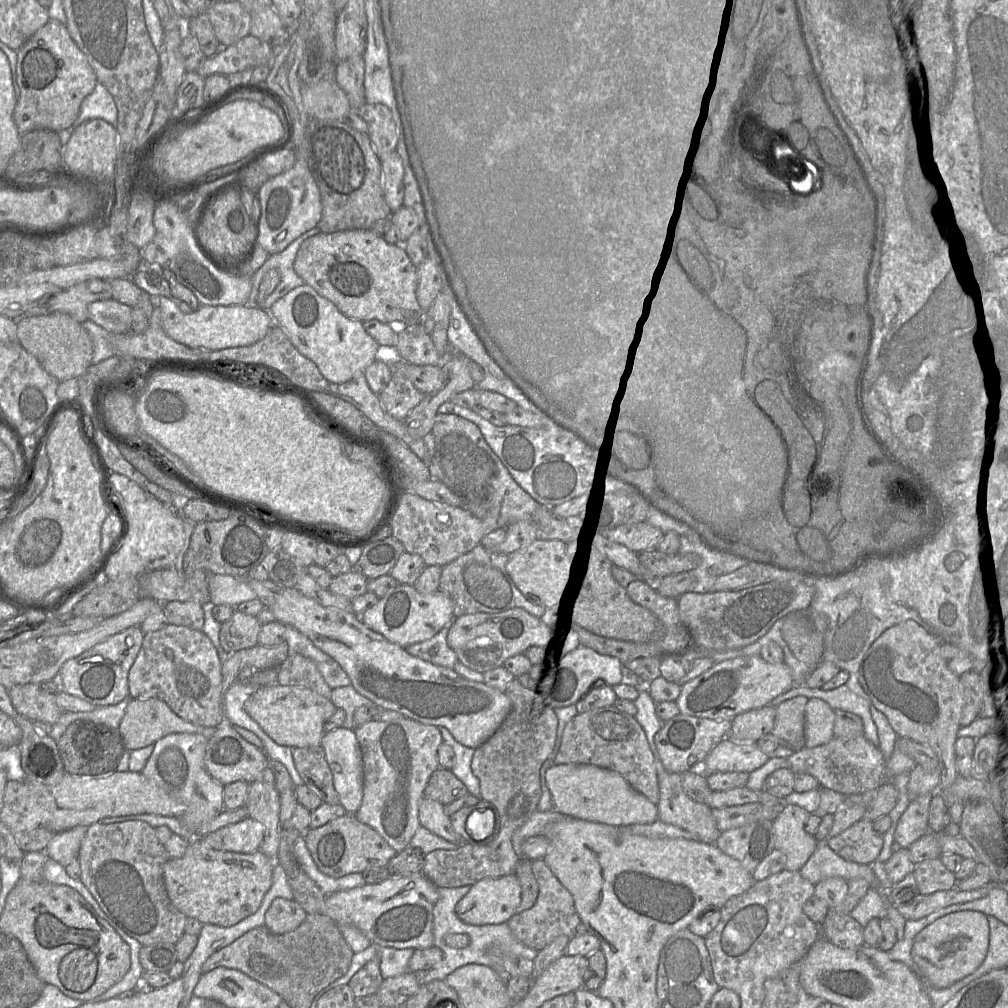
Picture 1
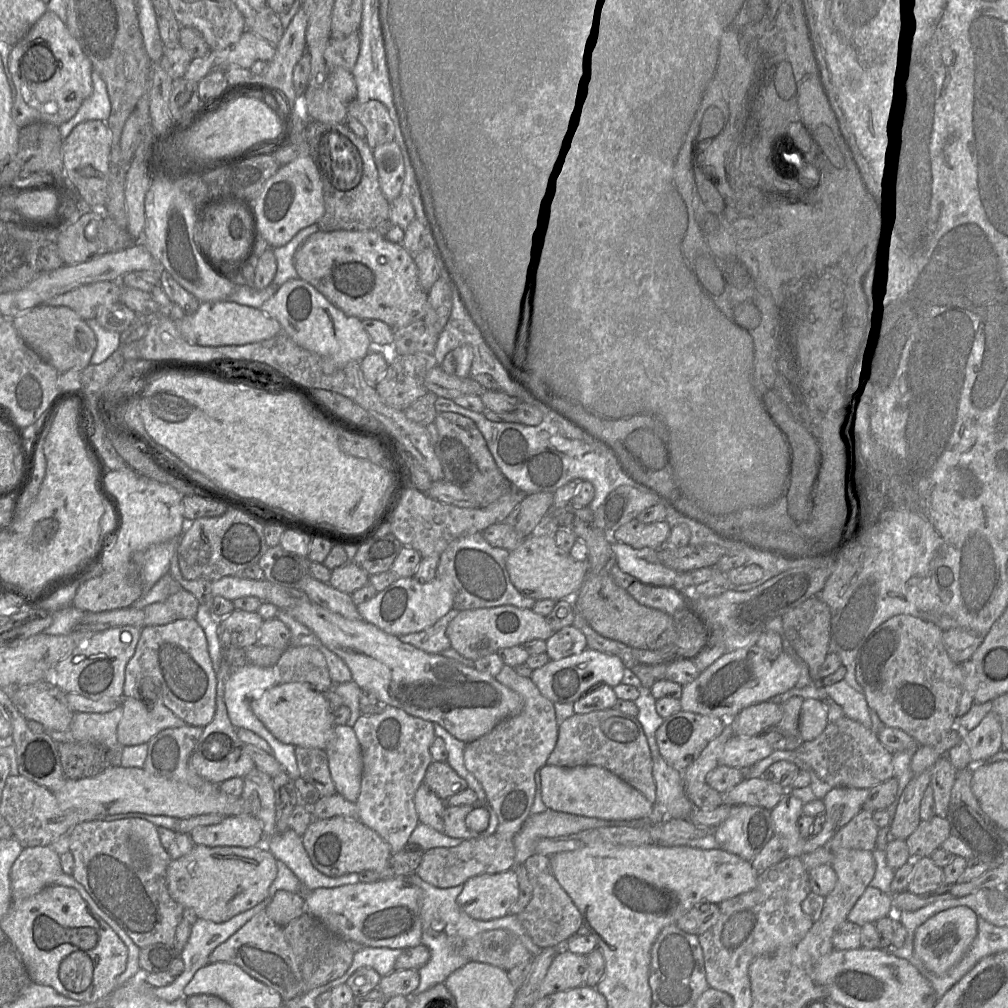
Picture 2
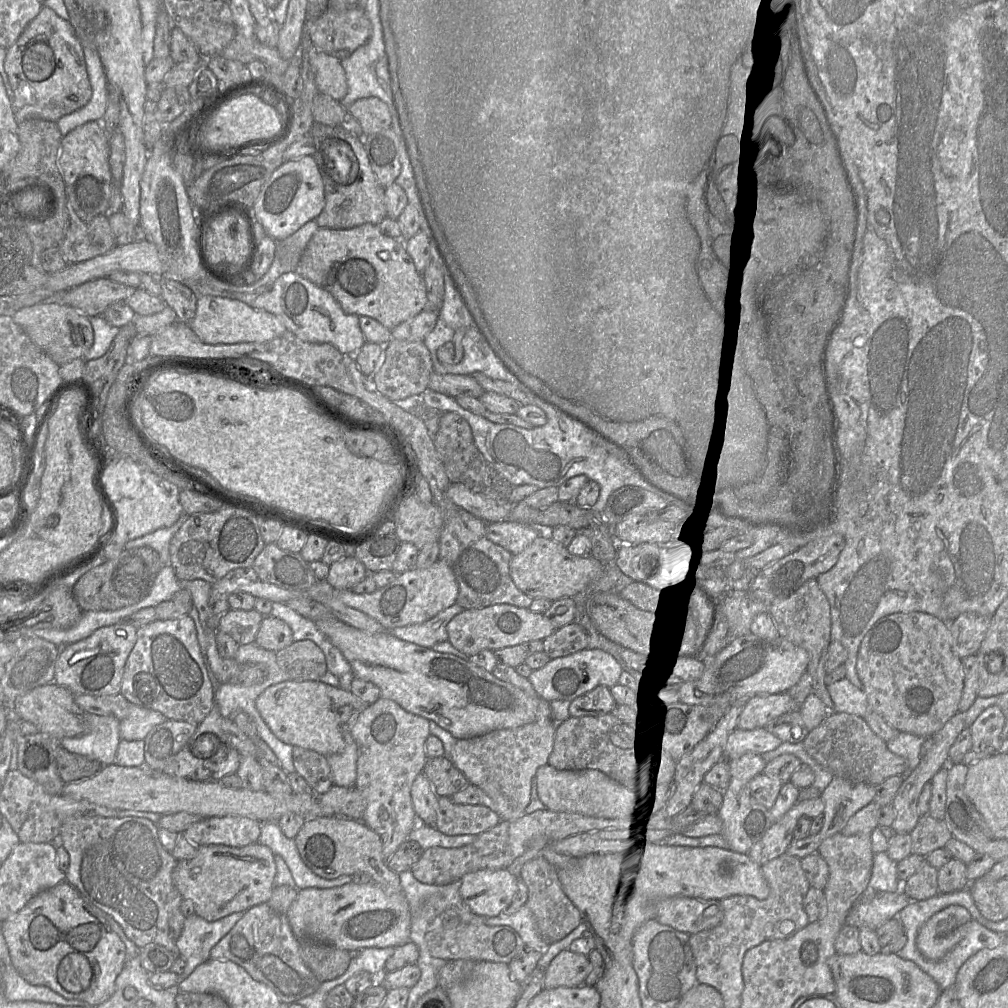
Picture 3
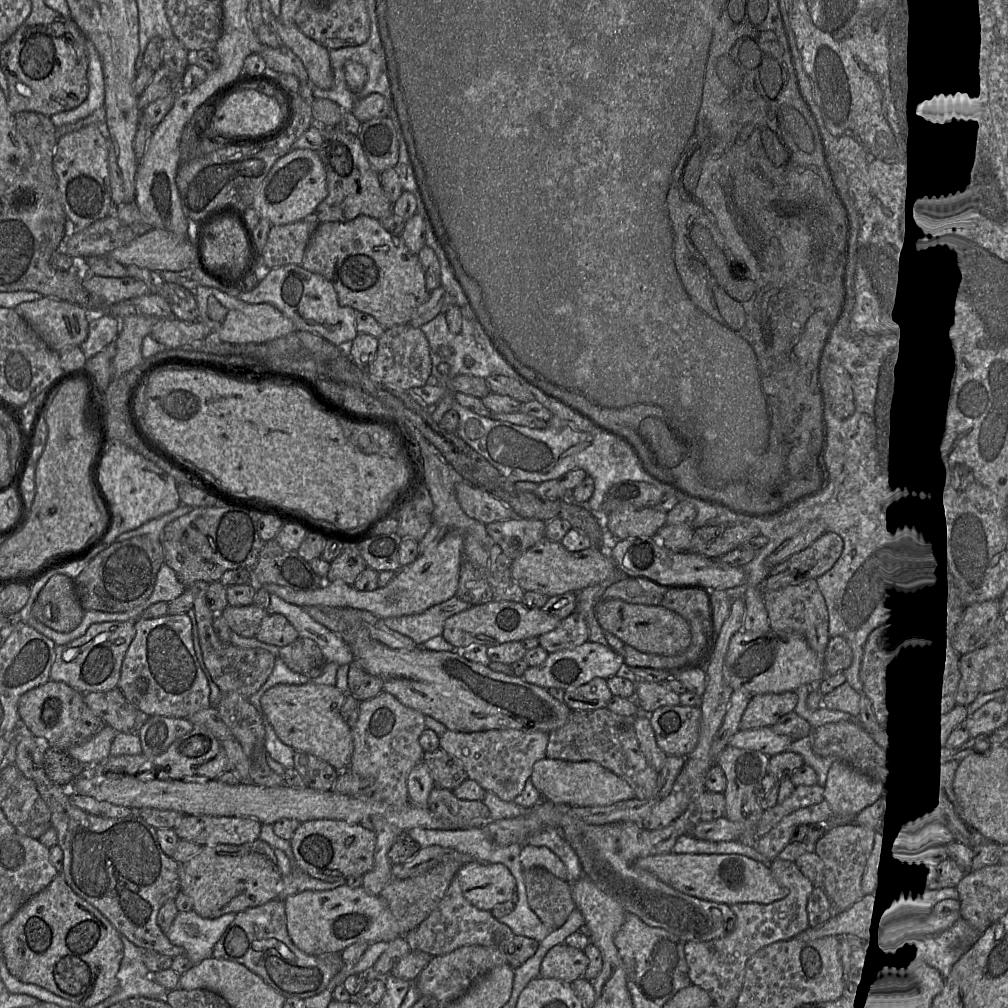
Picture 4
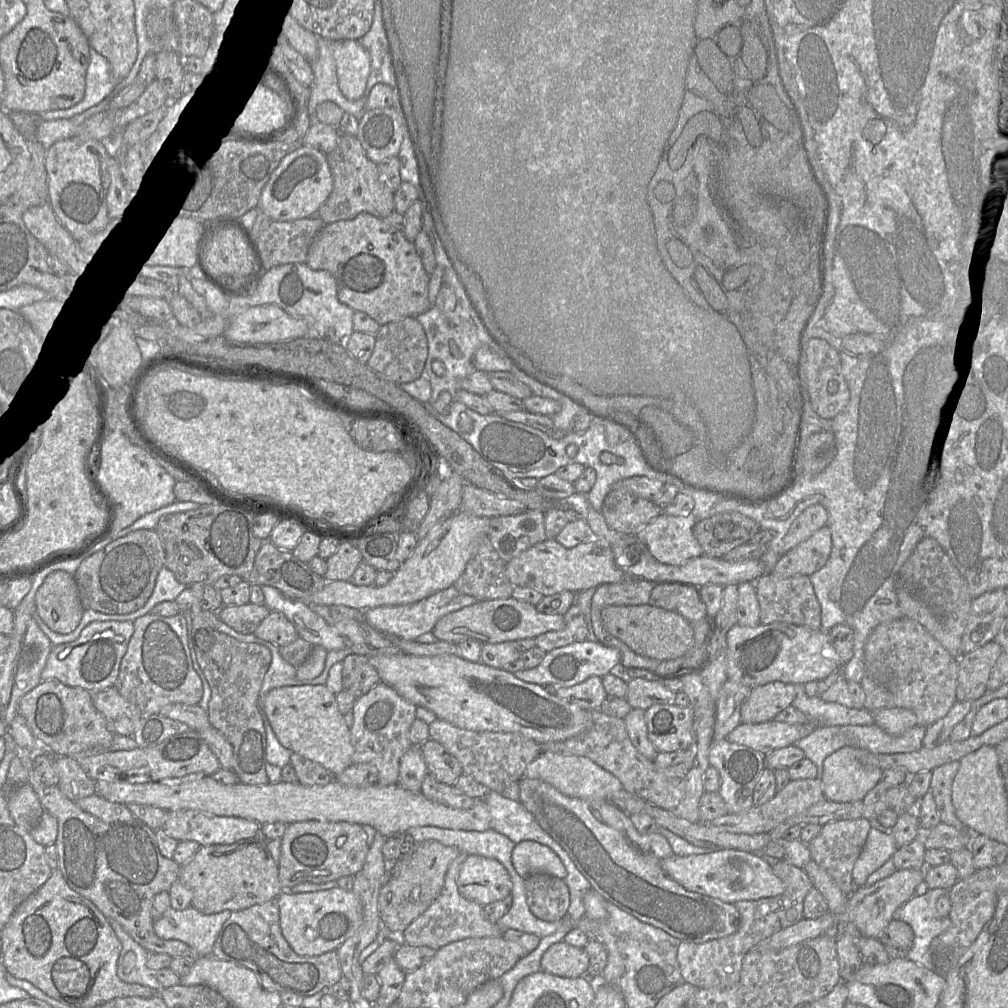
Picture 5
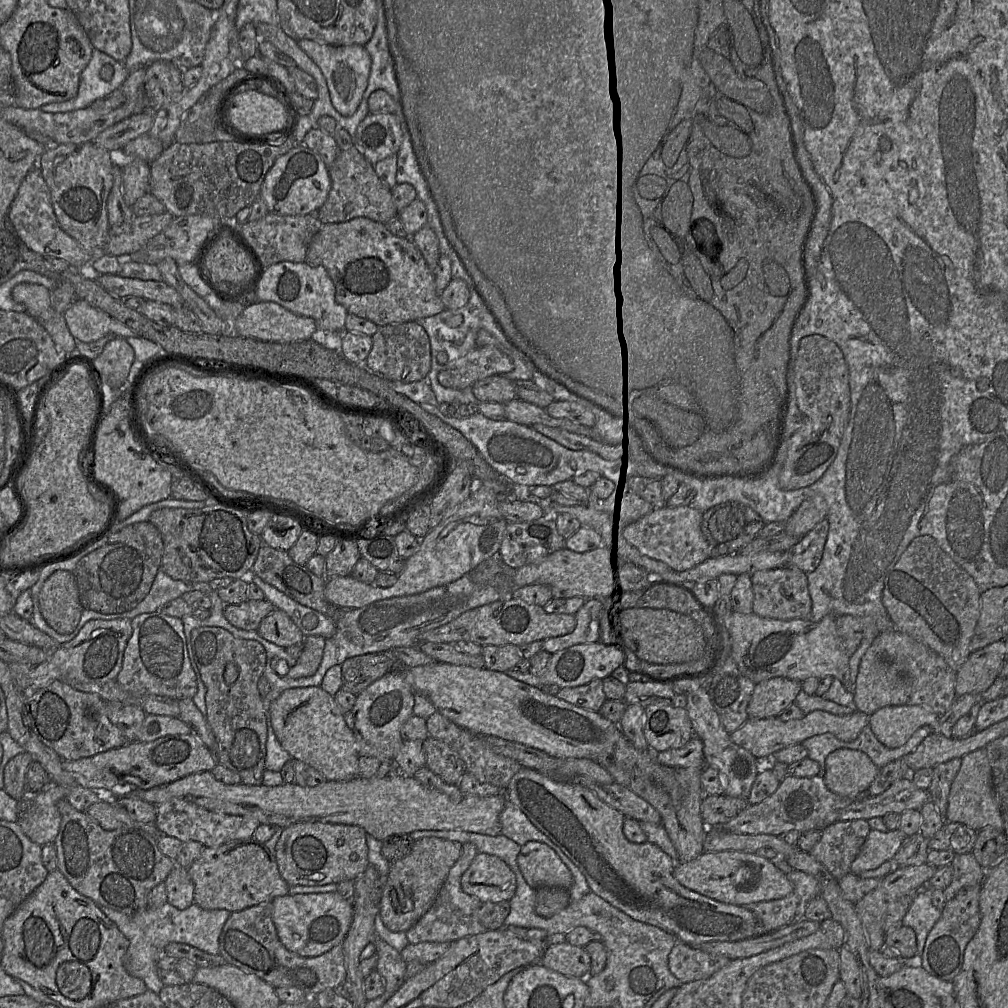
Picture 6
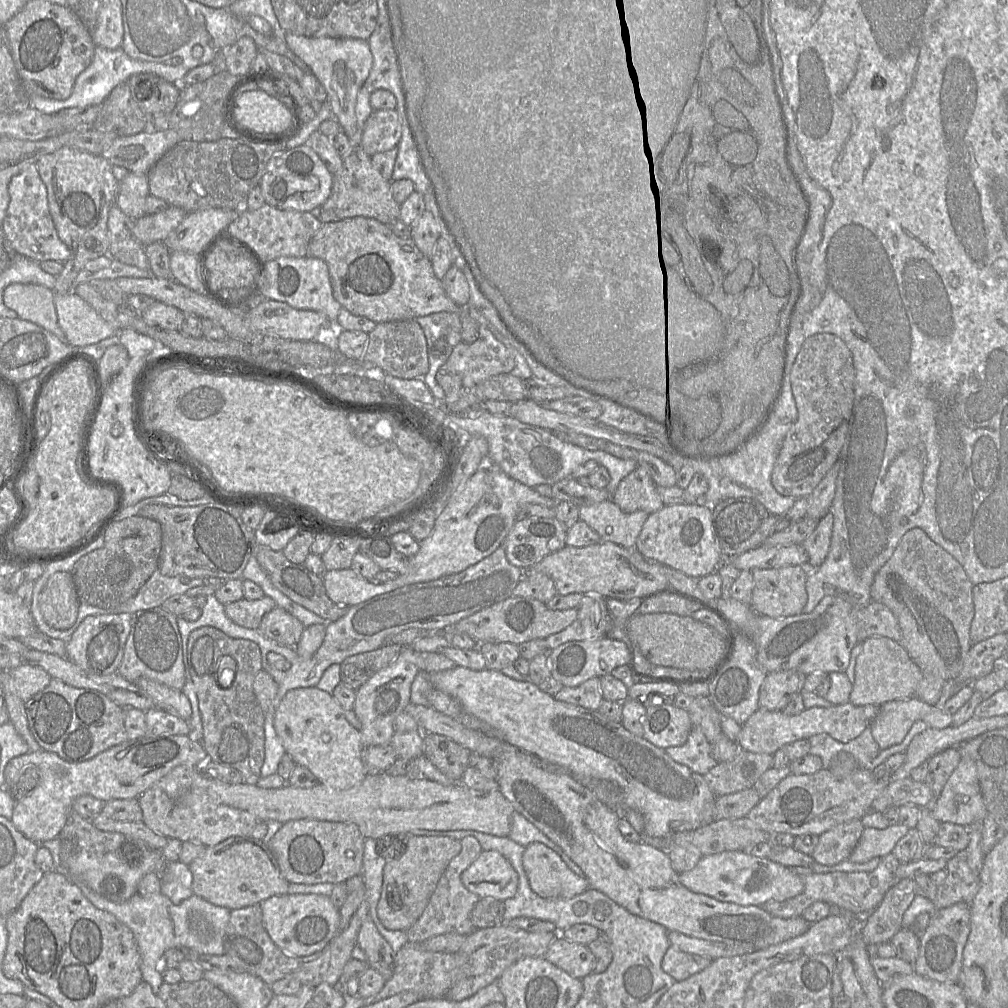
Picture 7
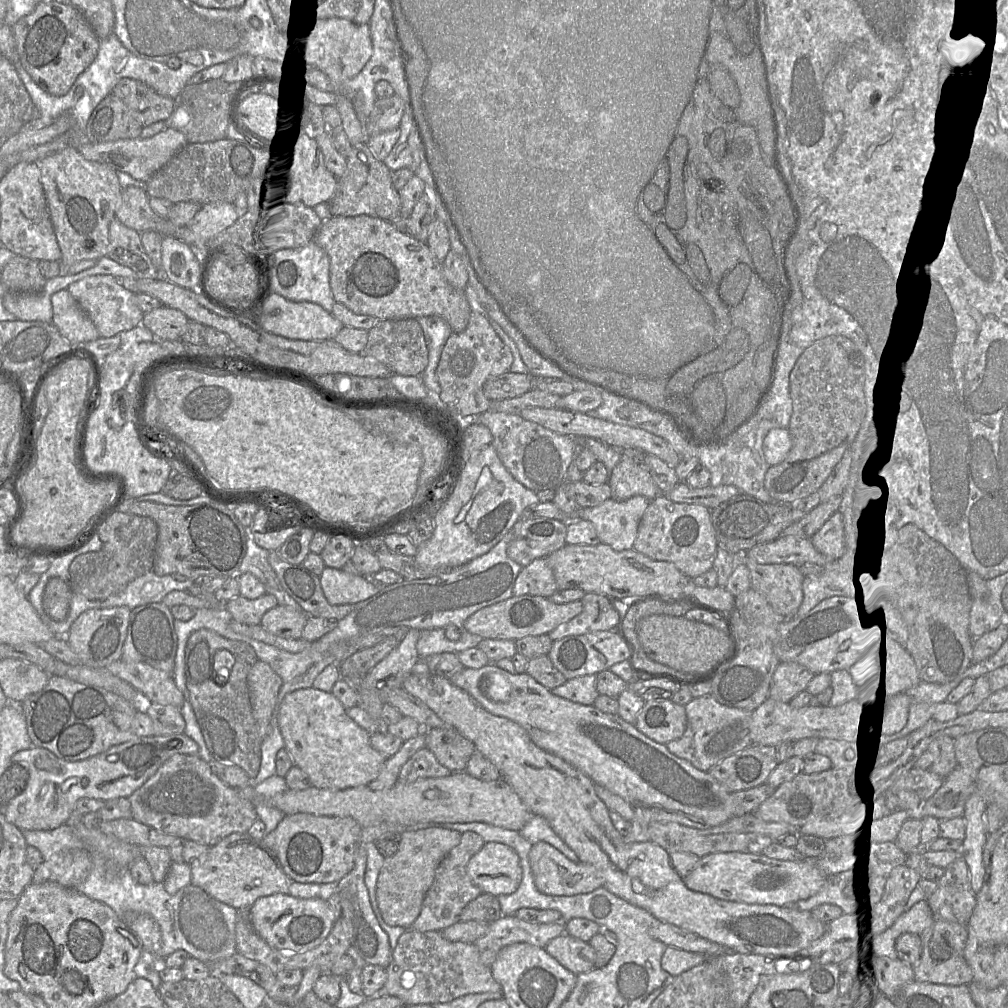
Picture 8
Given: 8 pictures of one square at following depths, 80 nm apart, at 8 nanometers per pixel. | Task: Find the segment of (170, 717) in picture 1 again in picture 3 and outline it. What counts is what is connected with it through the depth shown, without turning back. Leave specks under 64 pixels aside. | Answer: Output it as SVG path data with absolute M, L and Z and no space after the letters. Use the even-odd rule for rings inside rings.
M129 702L128 715L120 721L119 736L126 741L144 740L147 734L167 718L160 712Z

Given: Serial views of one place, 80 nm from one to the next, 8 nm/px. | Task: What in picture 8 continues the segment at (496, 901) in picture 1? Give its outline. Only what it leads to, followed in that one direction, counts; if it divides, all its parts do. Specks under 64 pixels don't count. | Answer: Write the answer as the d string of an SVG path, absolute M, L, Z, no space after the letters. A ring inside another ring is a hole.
M488 842L469 860L466 873L482 893L495 897L514 893L522 880L516 851L503 843Z

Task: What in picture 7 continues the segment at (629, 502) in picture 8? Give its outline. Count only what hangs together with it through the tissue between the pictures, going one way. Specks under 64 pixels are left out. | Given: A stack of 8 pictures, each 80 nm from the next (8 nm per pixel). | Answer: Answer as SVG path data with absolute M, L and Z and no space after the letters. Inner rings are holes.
M612 499L579 507L579 518L586 522L597 534L601 541L612 542L624 548L634 548L642 526L648 517L645 511L624 512Z

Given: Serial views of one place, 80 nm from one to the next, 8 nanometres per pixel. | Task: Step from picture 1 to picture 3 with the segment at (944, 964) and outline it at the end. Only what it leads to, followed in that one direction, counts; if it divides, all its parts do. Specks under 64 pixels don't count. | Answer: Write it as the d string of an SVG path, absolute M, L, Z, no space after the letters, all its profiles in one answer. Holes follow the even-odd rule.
M962 906L944 908L921 927L916 939L918 950L930 960L940 960L963 939L971 920L971 914Z

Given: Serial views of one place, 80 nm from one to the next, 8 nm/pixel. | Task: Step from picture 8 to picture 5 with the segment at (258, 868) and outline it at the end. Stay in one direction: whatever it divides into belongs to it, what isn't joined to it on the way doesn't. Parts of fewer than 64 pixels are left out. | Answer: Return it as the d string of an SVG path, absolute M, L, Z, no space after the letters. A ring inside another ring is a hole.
M254 837L233 844L201 846L191 859L180 867L179 880L192 893L191 906L203 914L214 914L224 910L241 911L276 899L284 890L279 881L278 864L267 847L267 841L264 837Z

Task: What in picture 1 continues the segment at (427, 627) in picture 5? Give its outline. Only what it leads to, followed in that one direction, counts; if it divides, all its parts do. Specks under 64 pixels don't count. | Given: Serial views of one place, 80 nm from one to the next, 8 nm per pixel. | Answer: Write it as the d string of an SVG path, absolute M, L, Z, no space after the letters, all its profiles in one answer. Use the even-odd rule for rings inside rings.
M451 621L445 623L431 639L408 646L407 652L424 661L453 669L458 659L455 652L447 644L447 633L452 623Z

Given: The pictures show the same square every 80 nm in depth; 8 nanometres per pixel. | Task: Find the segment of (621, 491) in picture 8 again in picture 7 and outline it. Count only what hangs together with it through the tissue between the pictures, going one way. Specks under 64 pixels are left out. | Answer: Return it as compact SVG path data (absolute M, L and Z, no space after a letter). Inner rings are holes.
M640 465L621 480L611 499L628 513L641 510L651 514L664 506L657 485Z

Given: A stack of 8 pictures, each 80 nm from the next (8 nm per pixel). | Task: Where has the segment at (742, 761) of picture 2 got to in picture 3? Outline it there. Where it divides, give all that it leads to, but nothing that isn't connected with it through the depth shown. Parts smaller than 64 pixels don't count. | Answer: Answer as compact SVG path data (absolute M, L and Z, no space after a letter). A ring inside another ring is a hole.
M766 728L751 731L735 729L727 739L723 760L733 760L747 753L763 755L775 750L783 742Z

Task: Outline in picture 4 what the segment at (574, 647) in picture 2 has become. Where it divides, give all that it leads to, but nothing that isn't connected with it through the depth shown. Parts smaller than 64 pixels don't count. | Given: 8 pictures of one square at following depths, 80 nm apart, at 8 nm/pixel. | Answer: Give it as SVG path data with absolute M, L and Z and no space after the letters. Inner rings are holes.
M577 610L561 620L560 625L539 638L539 646L548 653L577 647L588 641L587 625Z

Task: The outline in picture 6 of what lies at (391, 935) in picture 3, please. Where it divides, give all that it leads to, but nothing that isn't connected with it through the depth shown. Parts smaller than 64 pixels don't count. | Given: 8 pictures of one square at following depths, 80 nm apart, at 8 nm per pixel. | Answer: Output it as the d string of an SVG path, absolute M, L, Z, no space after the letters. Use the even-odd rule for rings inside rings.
M337 892L287 894L274 898L271 903L273 906L272 919L281 943L292 953L302 957L319 956L342 943L353 916L351 901L343 899Z

